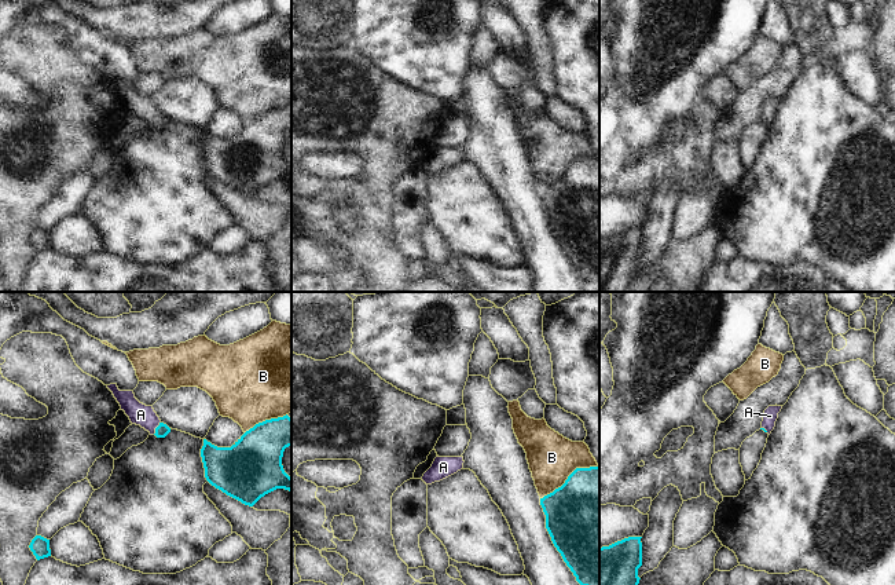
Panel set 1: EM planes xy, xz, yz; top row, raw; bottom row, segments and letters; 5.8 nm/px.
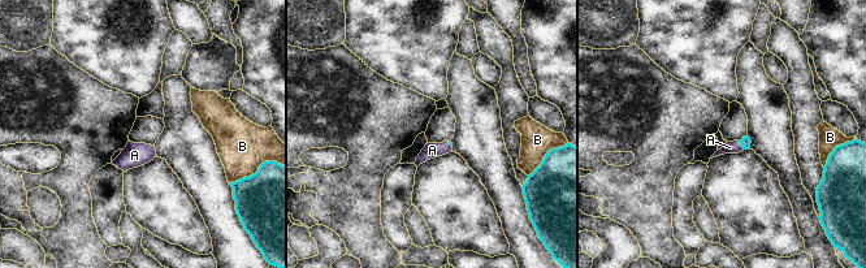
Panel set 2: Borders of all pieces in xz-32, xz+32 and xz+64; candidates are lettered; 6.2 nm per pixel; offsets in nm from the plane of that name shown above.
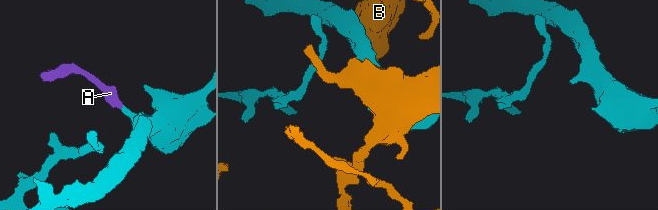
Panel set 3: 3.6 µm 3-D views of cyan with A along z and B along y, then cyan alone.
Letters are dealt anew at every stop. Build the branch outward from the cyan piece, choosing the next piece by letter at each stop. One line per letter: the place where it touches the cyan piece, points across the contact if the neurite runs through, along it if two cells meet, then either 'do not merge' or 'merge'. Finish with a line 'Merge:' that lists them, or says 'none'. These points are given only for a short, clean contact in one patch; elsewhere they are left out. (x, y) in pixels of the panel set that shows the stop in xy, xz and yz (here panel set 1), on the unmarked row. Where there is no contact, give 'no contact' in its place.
A: meets cyan in xy at (156, 120); runs through xy (162, 121), (156, 120), (140, 106); merge
B: meets cyan in xz at (568, 168); do not merge
Merge: A

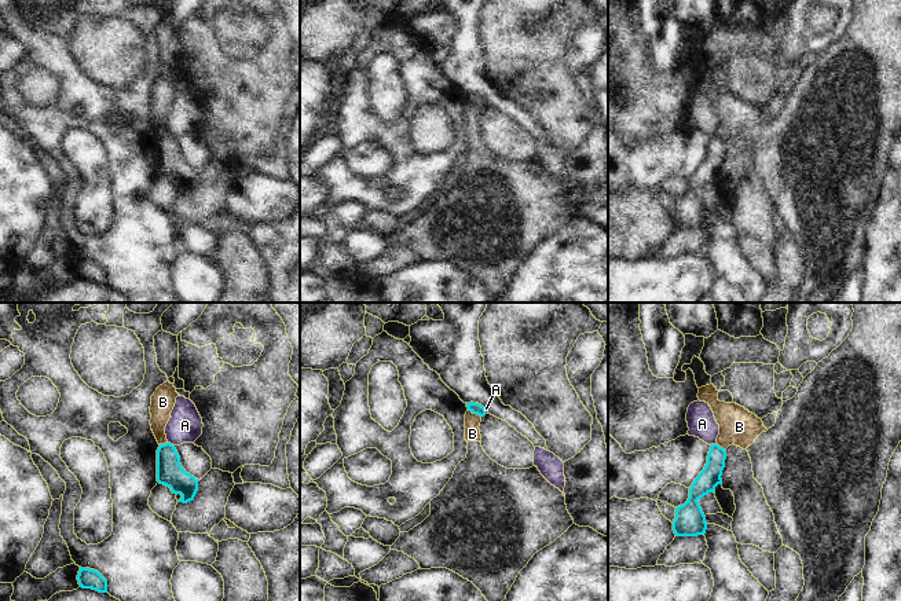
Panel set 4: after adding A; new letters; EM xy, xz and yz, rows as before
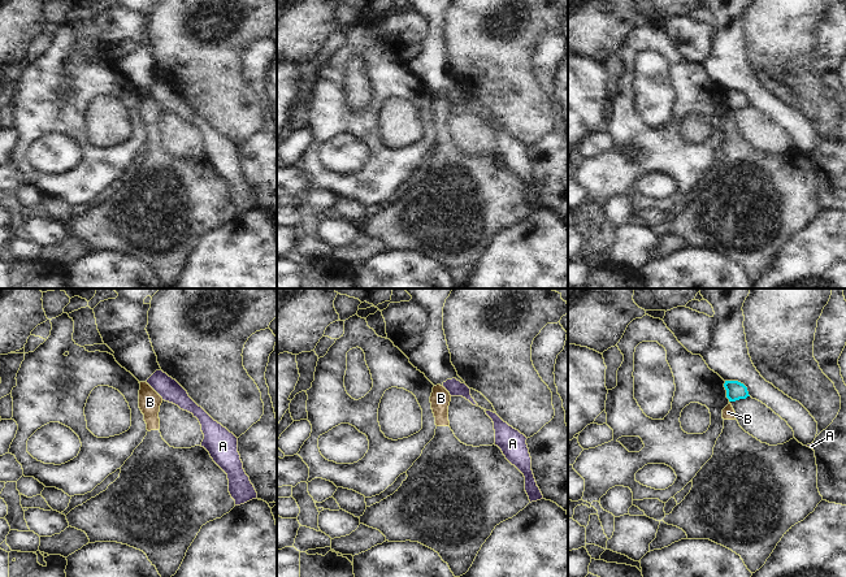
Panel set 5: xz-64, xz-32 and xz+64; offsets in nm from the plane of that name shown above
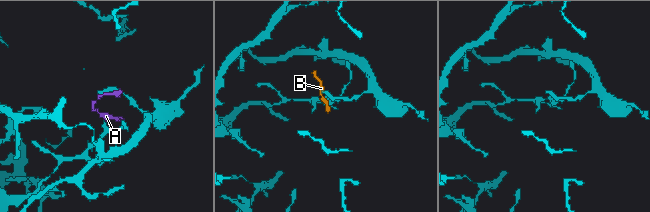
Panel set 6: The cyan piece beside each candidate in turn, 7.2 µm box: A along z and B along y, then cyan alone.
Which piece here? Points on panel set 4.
A: meets cyan in xy at (169, 135); border along xy (168, 134), (174, 138); do not merge
B: meets cyan in xz at (475, 105); border along xz (468, 102), (480, 109); do not merge
Merge: none

